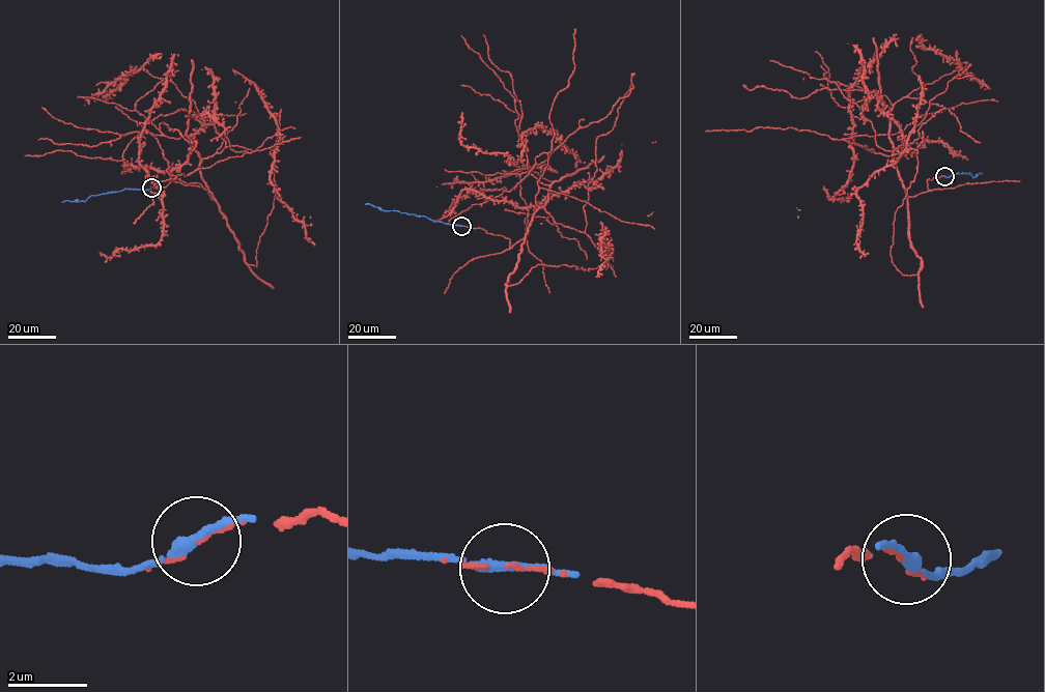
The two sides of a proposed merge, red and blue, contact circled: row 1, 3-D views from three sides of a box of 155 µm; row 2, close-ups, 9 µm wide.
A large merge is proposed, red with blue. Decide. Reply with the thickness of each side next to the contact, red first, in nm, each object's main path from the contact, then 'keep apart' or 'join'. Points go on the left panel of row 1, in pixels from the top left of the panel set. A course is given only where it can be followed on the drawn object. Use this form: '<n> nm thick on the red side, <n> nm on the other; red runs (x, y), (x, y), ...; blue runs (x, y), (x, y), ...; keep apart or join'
100 nm thick on the red side, 240 nm on the other; red runs (151, 189), (197, 182), (214, 200), (200, 162), (247, 148), (207, 114), (182, 164), (121, 173); blue runs (151, 189), (124, 189), (91, 195), (84, 201), (62, 202); join

